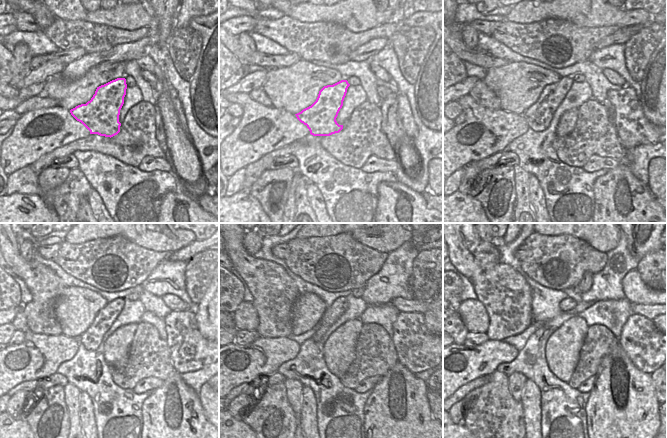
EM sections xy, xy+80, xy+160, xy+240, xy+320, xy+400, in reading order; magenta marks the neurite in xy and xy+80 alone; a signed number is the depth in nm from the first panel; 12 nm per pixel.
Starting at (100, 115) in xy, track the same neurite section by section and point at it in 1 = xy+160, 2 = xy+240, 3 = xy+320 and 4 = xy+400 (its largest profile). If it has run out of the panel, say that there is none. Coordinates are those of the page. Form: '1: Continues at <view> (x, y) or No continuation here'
1: Continues at xy+160 (539, 115)
2: Continues at xy+240 (91, 338)
3: Continues at xy+320 (340, 305)
4: Continues at xy+400 (569, 303).

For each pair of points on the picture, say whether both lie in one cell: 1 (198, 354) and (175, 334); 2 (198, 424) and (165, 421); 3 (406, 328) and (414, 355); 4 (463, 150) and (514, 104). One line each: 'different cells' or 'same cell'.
1: same cell
2: same cell
3: same cell
4: different cells

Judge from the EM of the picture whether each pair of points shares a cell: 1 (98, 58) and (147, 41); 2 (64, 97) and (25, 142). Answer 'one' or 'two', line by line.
1: one
2: two

